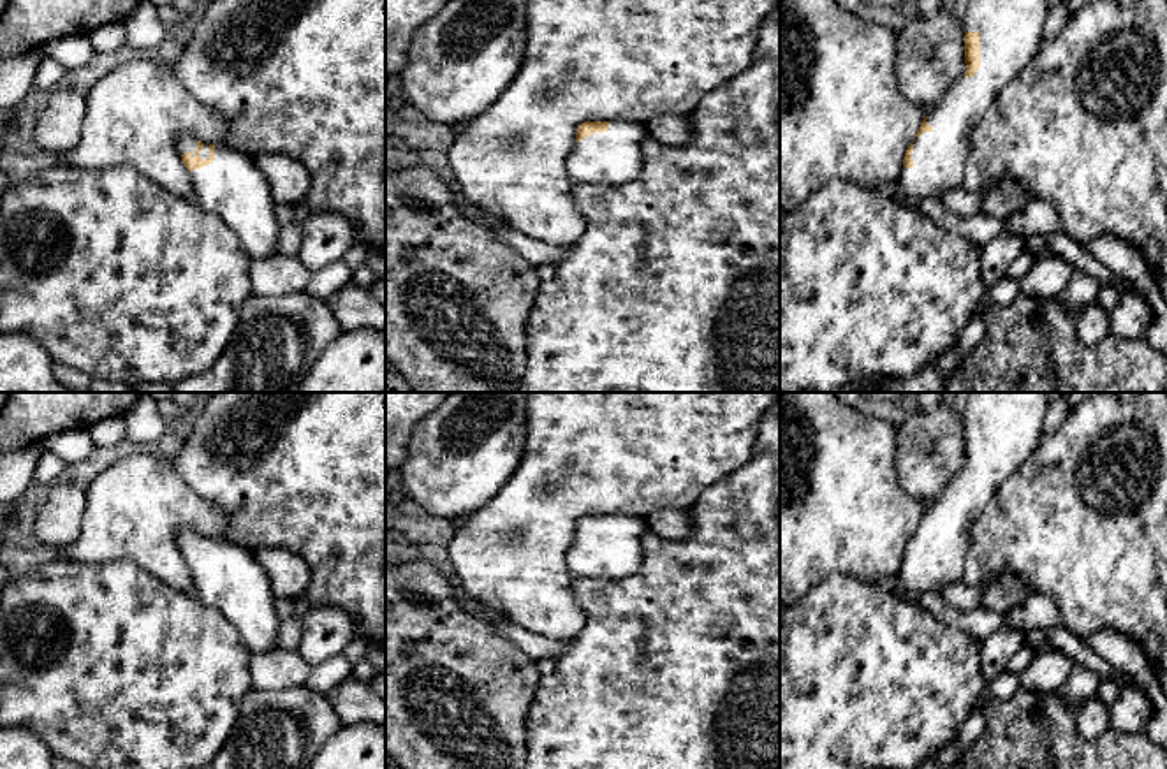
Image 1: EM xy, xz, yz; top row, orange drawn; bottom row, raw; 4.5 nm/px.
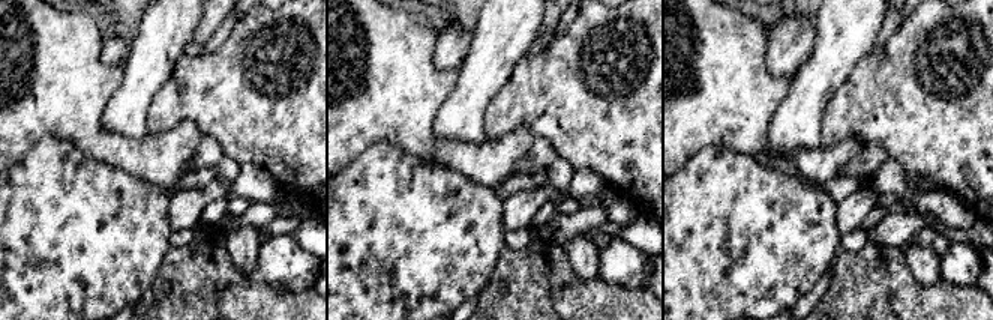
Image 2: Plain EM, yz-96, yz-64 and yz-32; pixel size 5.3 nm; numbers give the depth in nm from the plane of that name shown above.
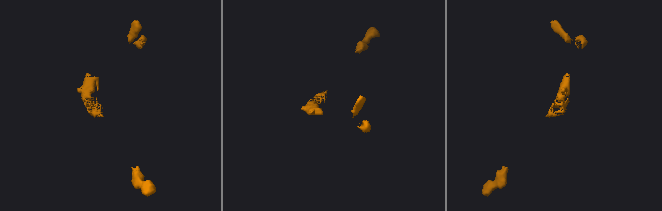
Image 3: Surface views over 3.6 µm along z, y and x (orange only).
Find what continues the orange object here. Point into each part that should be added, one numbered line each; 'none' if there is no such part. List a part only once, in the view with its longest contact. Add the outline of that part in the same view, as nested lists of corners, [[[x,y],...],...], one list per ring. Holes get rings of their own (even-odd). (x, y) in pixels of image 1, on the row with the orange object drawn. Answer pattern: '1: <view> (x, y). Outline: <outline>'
1: yz (1011, 30). Outline: [[[970,0],[966,14],[963,16],[965,32],[979,32],[980,33],[980,67],[975,76],[966,77],[966,63],[965,70],[958,81],[954,81],[945,95],[940,99],[938,106],[928,114],[928,125],[933,128],[931,132],[922,132],[919,137],[914,137],[914,167],[901,167],[899,178],[896,181],[894,199],[905,206],[919,208],[921,202],[928,199],[940,199],[940,195],[947,190],[961,187],[965,179],[966,158],[968,158],[968,144],[973,127],[986,114],[987,107],[995,102],[996,95],[1002,92],[1007,81],[1010,81],[1019,72],[1026,70],[1030,62],[1033,60],[1039,46],[1042,42],[1044,21],[1049,14],[1047,0]]]

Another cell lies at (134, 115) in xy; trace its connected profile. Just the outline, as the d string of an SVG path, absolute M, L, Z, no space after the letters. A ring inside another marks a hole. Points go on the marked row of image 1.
M130 60L86 93L77 144L63 162L83 169L130 165L164 190L192 199L192 176L178 151L180 135L227 144L224 118L180 83L174 63Z

